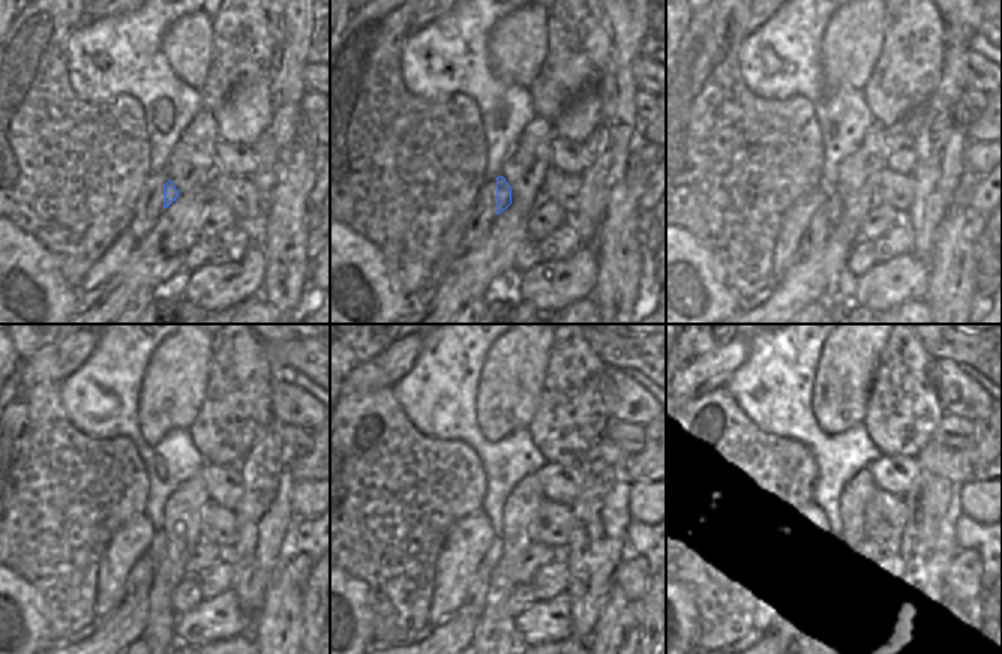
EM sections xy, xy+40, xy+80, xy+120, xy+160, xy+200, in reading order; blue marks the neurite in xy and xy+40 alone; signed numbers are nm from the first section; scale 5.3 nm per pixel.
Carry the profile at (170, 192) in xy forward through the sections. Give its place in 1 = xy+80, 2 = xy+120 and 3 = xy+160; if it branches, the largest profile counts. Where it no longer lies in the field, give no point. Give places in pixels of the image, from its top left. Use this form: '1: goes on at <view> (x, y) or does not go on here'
1: goes on at xy+80 (833, 201)
2: goes on at xy+120 (158, 548)
3: goes on at xy+160 (495, 551)

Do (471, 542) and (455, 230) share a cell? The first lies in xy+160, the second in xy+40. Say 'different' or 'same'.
same

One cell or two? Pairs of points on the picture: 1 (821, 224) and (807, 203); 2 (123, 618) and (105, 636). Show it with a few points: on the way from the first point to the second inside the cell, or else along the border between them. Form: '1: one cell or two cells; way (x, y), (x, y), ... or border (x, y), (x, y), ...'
1: two cells; border (824, 201), (812, 215), (800, 245)
2: one cell; way (119, 623), (110, 632)

